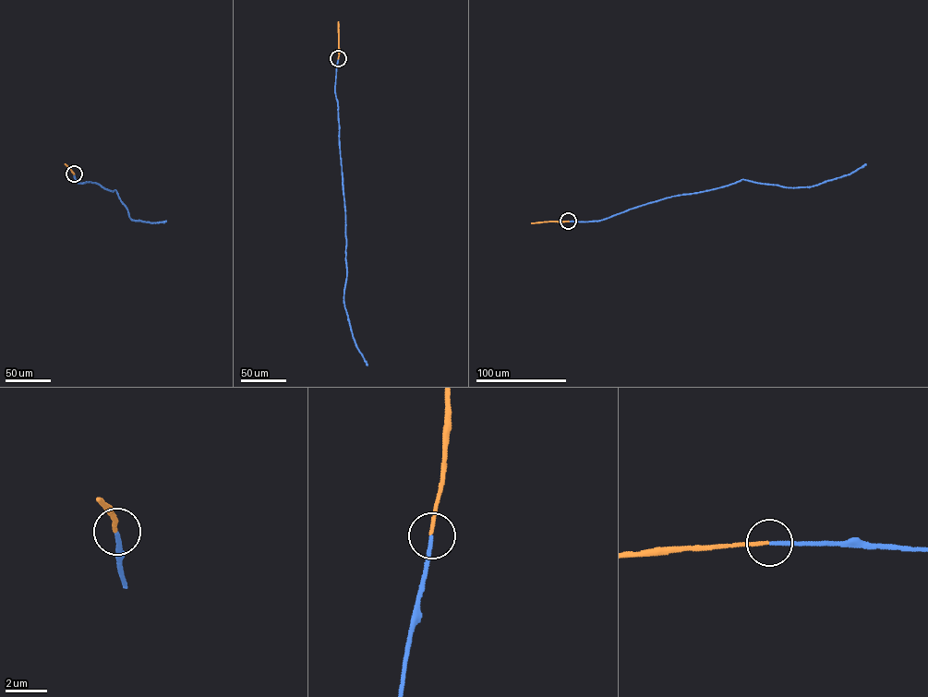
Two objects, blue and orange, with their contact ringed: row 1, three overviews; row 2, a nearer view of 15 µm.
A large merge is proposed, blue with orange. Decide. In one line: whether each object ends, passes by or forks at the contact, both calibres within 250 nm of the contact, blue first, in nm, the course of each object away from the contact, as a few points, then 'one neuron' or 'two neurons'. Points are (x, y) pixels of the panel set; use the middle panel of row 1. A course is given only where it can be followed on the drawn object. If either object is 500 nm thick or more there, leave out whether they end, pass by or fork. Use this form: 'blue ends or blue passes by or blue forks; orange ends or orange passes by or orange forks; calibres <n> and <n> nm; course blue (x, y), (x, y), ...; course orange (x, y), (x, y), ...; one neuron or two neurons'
blue ends; orange ends; calibres 180 and 170 nm; course blue (338, 58), (334, 89), (345, 215), (347, 274), (343, 303), (353, 338), (367, 365); course orange (338, 58), (338, 21); one neuron

